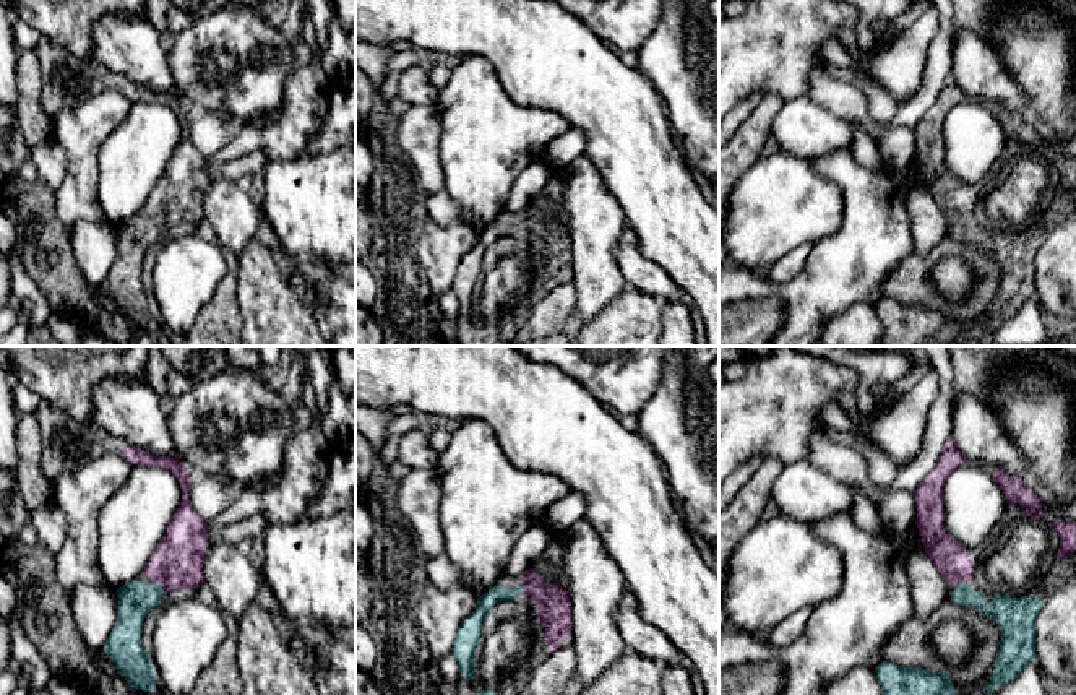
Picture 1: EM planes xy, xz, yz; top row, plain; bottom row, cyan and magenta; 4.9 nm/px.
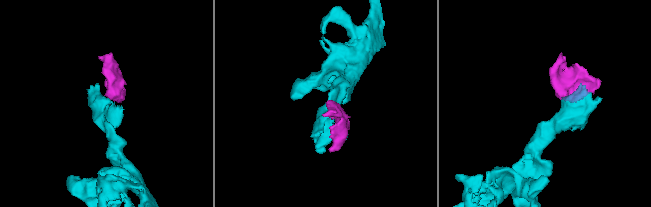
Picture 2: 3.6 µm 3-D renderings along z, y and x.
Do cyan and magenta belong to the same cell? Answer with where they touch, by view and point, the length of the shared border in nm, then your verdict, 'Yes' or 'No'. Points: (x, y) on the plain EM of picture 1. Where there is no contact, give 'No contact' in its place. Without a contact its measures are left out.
Touches cyan at xy (158, 220). Shared border 70 nm. Yes

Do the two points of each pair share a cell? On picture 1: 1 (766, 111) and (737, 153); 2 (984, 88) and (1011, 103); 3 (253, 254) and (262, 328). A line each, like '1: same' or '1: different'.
1: same
2: same
3: same

